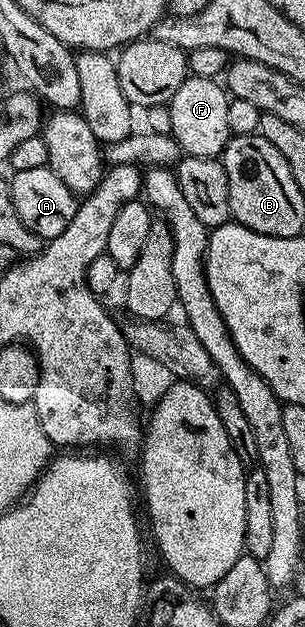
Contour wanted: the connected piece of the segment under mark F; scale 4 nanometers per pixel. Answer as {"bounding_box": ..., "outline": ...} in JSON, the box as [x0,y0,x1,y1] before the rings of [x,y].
{"bounding_box":[169,75,233,157],"outline":[[[188,75],[187,80],[181,82],[169,107],[173,114],[173,130],[170,135],[179,144],[183,156],[222,157],[223,148],[233,135],[229,126],[230,105],[229,93],[218,79]]]}

